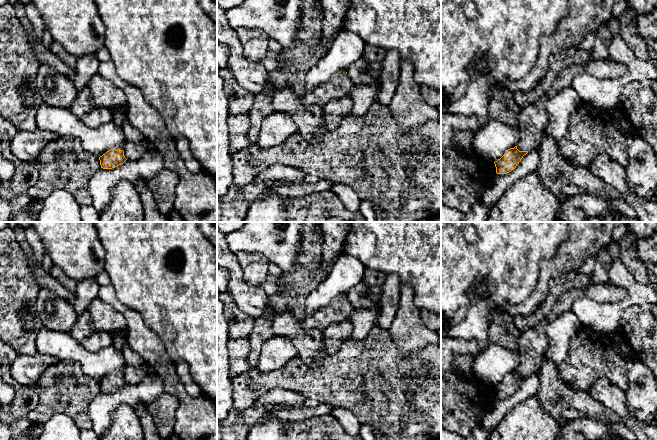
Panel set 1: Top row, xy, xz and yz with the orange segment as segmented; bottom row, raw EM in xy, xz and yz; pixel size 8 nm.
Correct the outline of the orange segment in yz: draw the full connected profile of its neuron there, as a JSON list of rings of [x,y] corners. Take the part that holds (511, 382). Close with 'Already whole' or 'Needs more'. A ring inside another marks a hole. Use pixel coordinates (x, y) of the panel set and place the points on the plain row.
[[[591,284],[584,289],[572,289],[564,293],[552,307],[547,318],[534,326],[520,332],[517,343],[519,347],[520,365],[514,372],[508,373],[504,379],[494,386],[497,398],[507,398],[514,394],[524,379],[538,374],[543,362],[543,354],[547,347],[547,324],[560,315],[570,311],[572,304],[579,298],[587,297],[599,303],[618,302],[627,296],[623,287],[605,284]]]. Needs more

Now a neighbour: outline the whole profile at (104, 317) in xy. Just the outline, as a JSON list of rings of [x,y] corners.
[[[96,297],[88,306],[93,331],[106,331],[116,333],[126,329],[125,318],[110,304]]]

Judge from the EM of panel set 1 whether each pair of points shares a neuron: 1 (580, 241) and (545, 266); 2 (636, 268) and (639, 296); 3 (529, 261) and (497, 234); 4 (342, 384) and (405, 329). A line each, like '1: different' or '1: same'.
1: same
2: different
3: same
4: different

